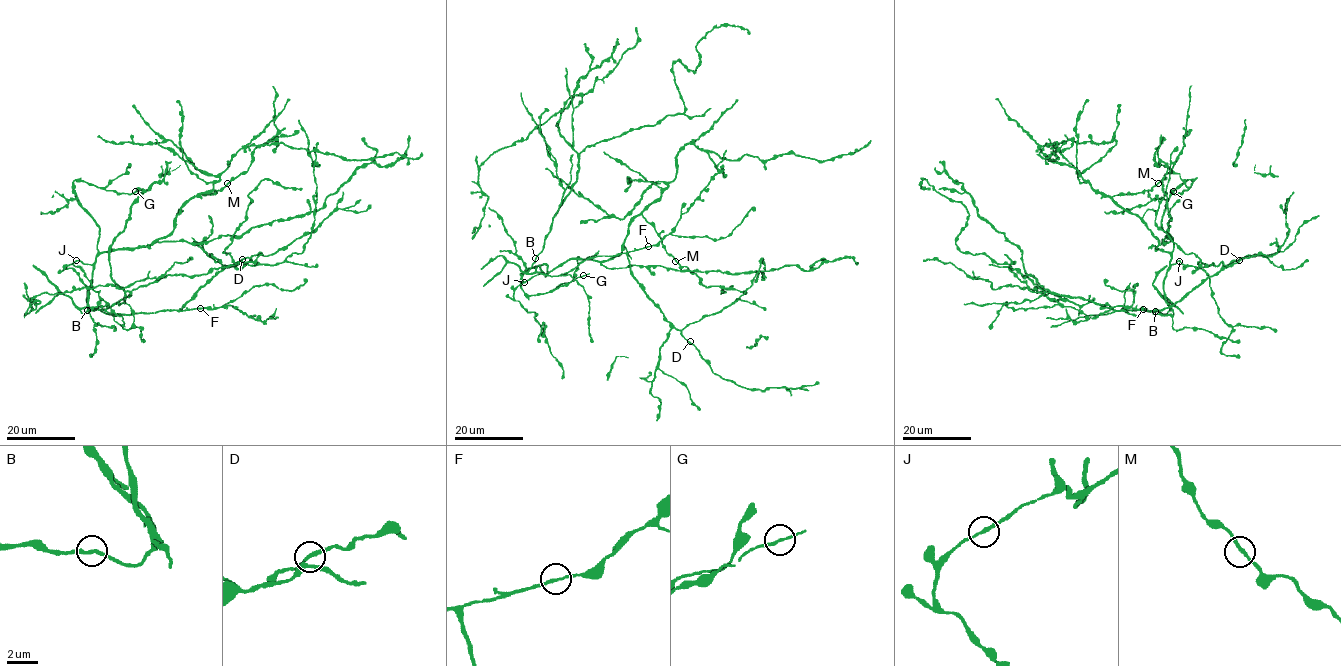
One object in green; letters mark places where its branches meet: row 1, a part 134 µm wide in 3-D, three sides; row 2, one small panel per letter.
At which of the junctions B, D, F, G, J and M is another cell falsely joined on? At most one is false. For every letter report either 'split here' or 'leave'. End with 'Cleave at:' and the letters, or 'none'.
B: leave
D: leave
F: leave
G: leave
J: leave
M: leave
Cleave at: none

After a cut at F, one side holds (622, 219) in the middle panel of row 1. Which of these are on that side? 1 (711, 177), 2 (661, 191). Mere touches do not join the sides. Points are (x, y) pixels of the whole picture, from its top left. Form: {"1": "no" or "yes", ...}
{"1": "no", "2": "yes"}

